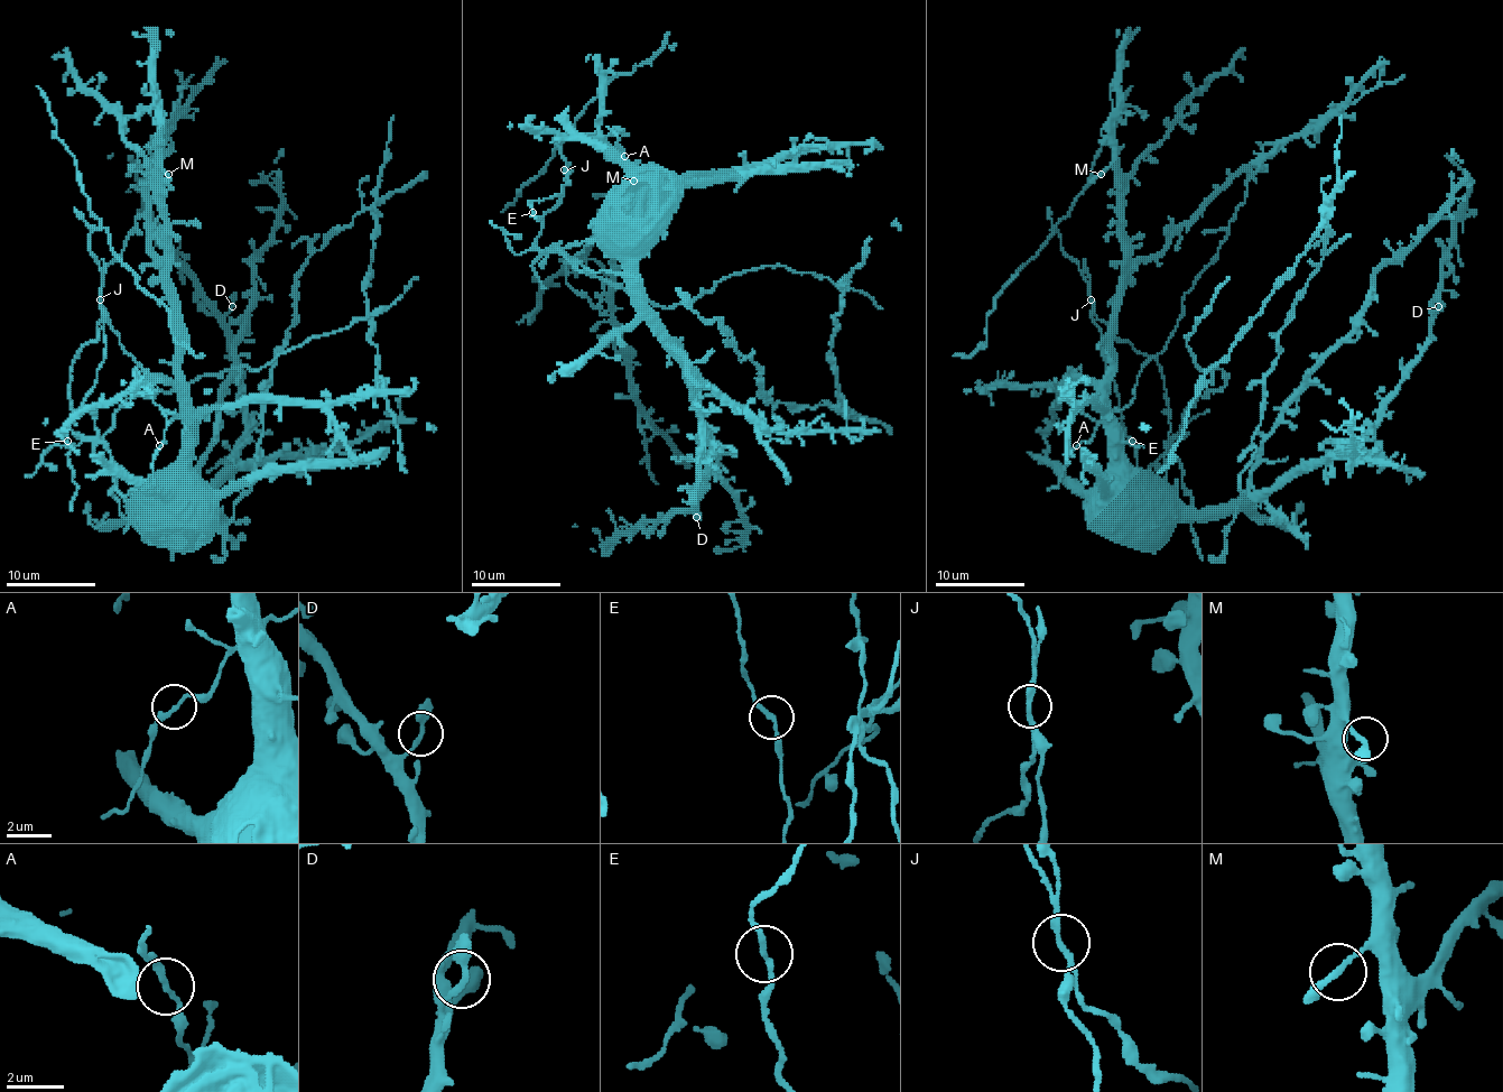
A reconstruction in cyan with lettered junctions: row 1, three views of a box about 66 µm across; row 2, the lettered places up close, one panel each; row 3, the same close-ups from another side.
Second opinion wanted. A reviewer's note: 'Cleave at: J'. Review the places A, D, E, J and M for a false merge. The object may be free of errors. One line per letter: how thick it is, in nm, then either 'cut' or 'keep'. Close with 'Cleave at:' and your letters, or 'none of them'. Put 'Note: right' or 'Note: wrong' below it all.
A: 200 nm thick; keep
D: 240 nm thick; keep
E: 180 nm thick; keep
J: 220 nm thick; cut
M: 220 nm thick; keep
Cleave at: J
Note: right

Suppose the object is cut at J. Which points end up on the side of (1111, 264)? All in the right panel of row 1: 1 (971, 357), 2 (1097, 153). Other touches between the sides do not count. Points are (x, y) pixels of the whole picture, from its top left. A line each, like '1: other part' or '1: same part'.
1: other part
2: other part

